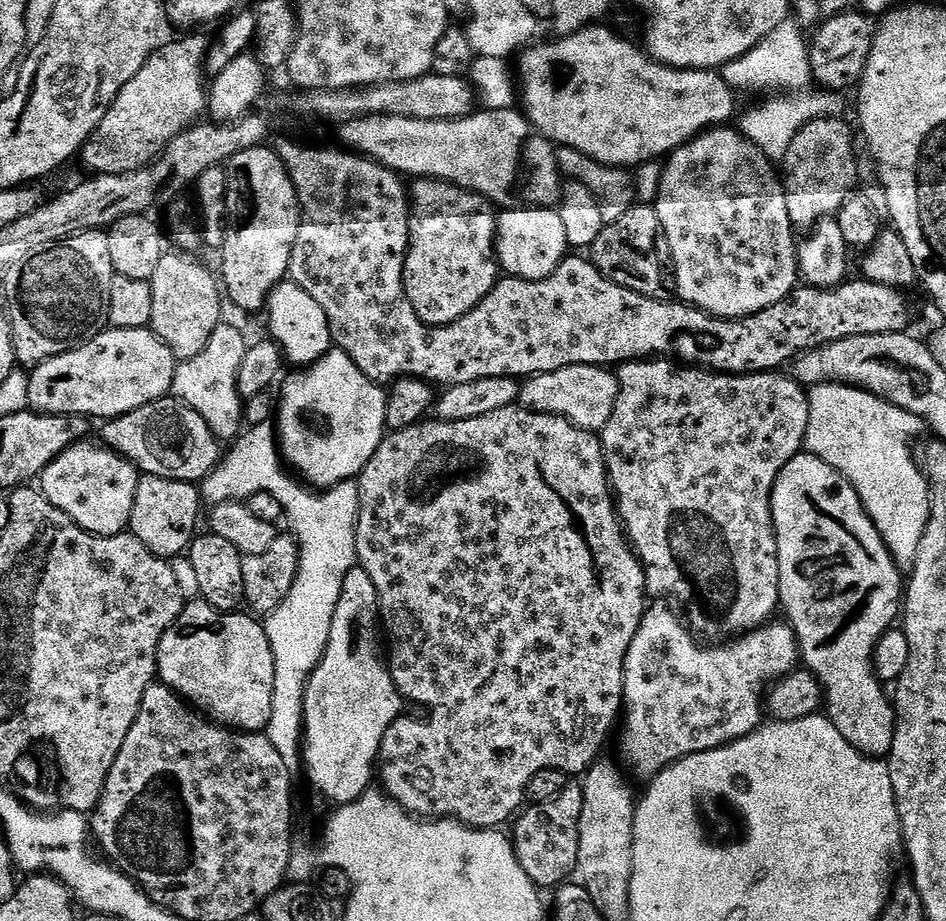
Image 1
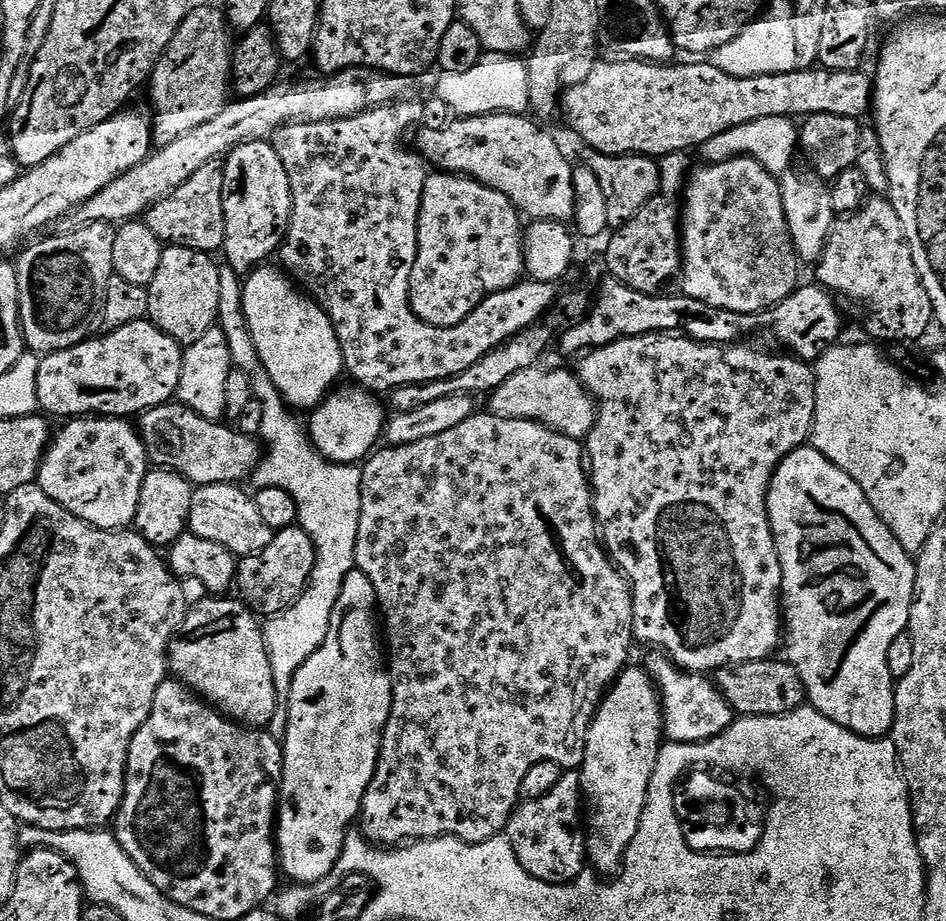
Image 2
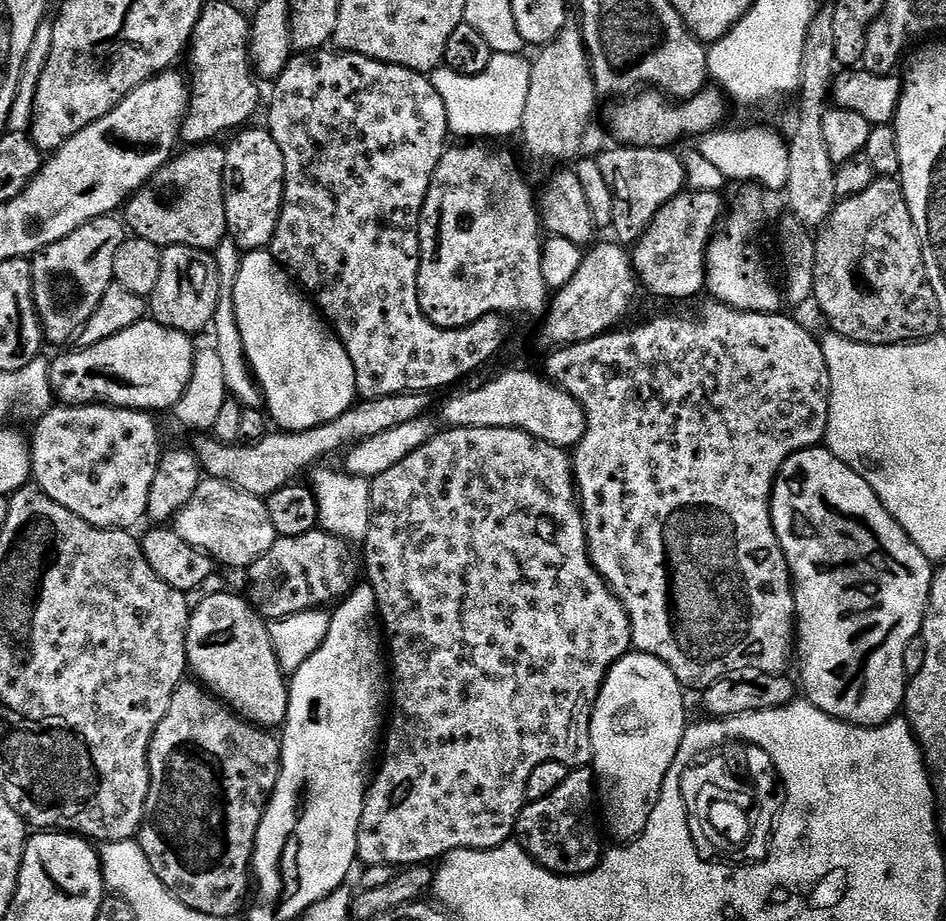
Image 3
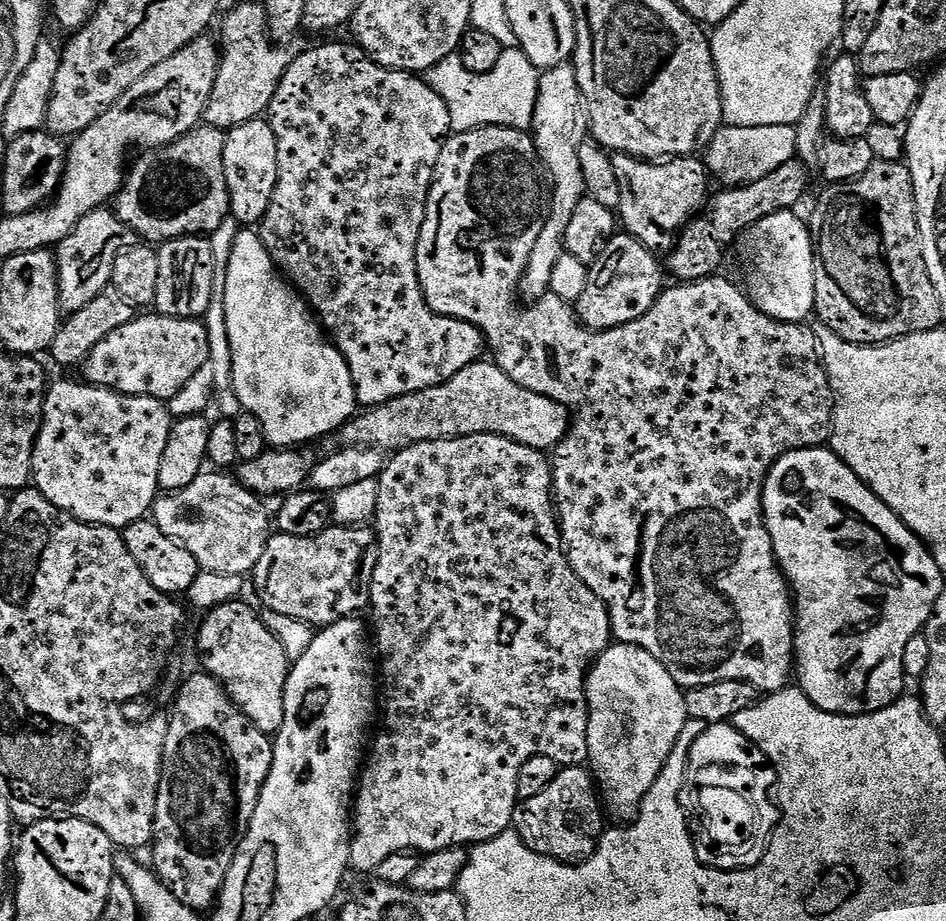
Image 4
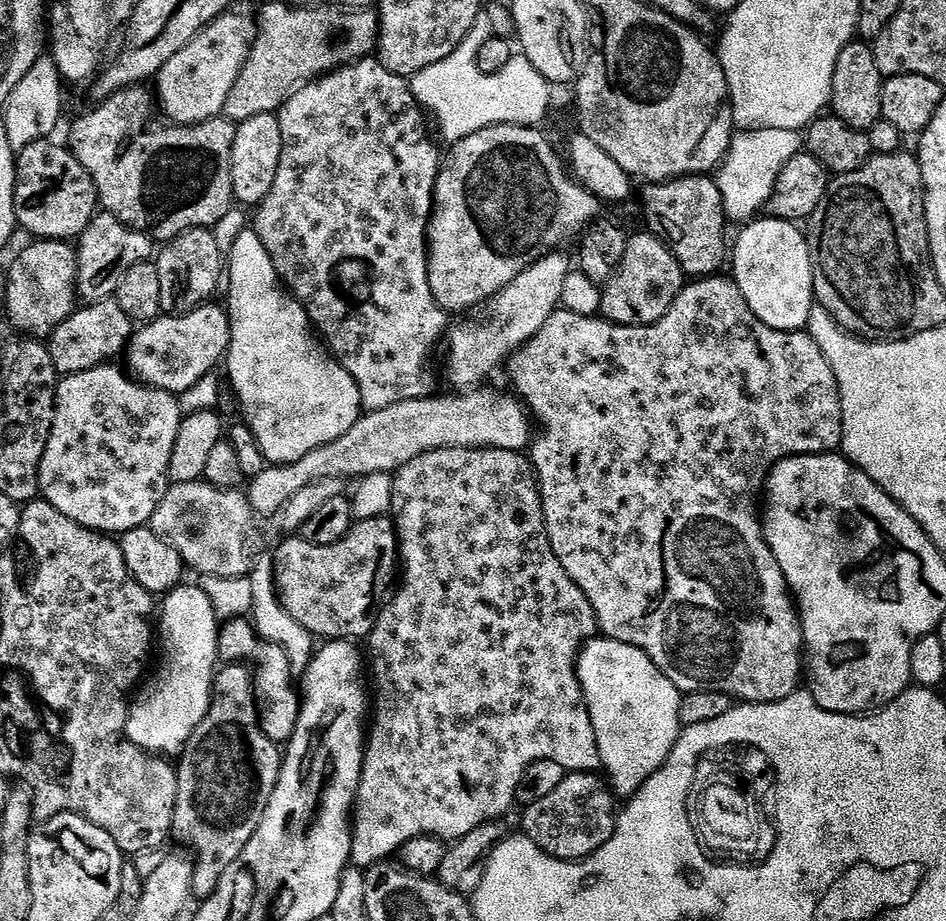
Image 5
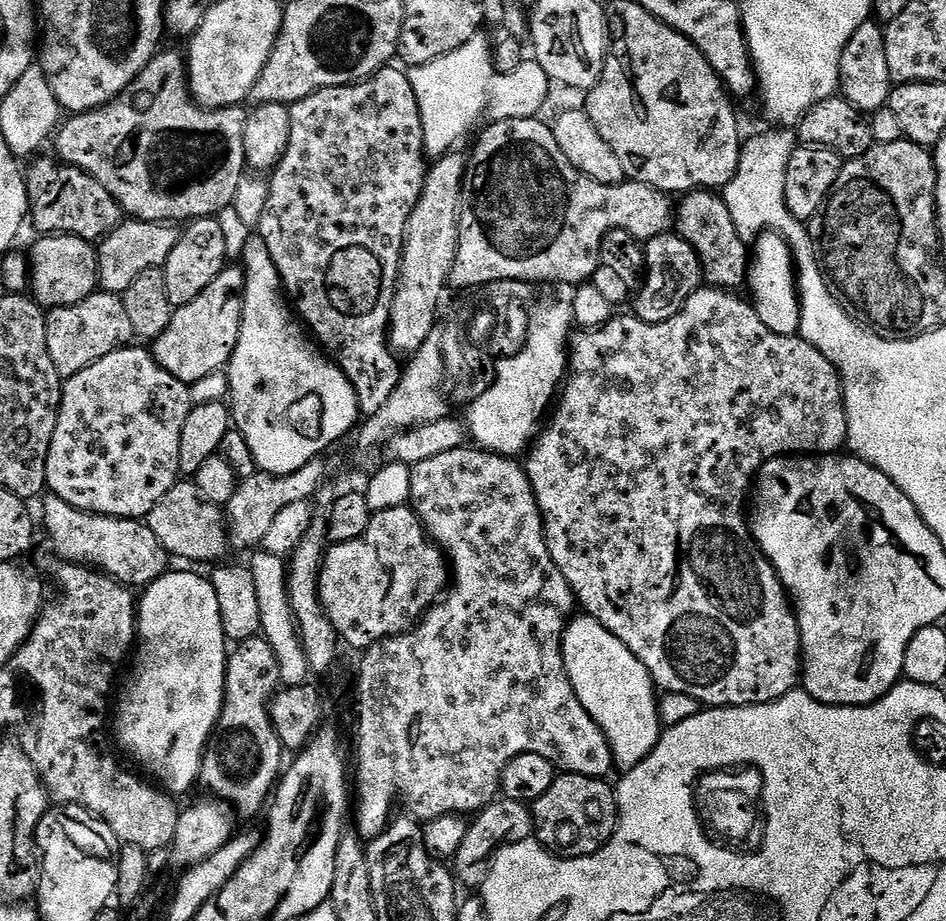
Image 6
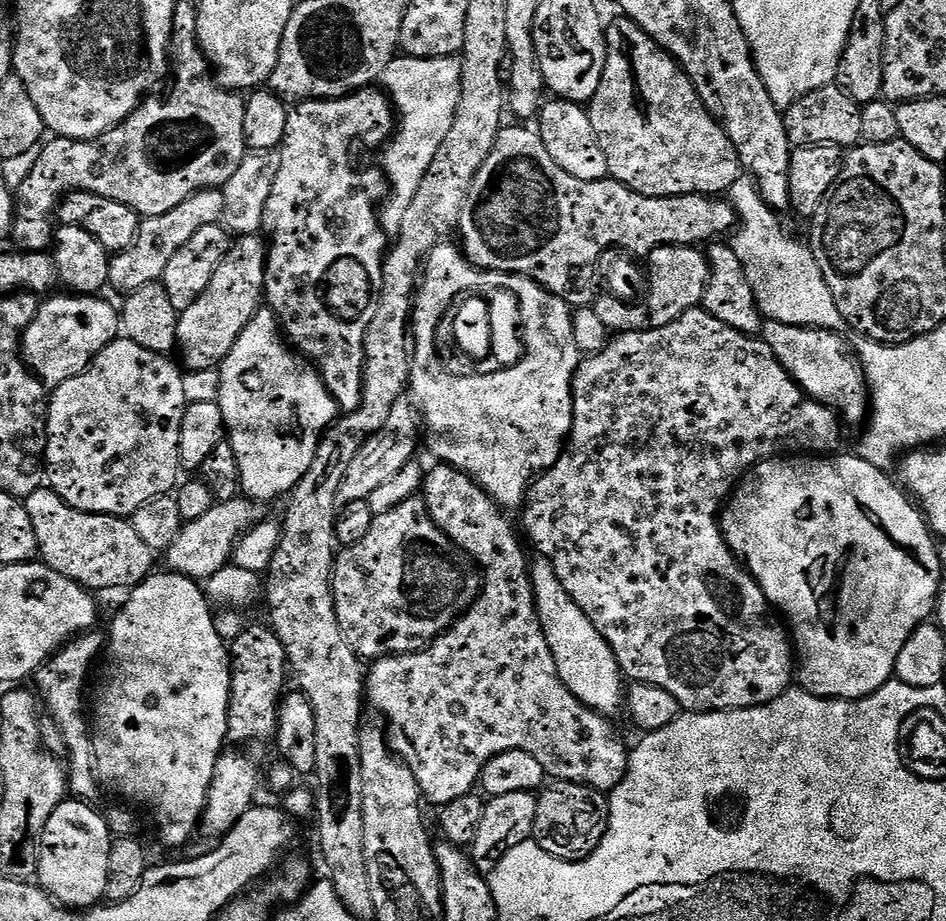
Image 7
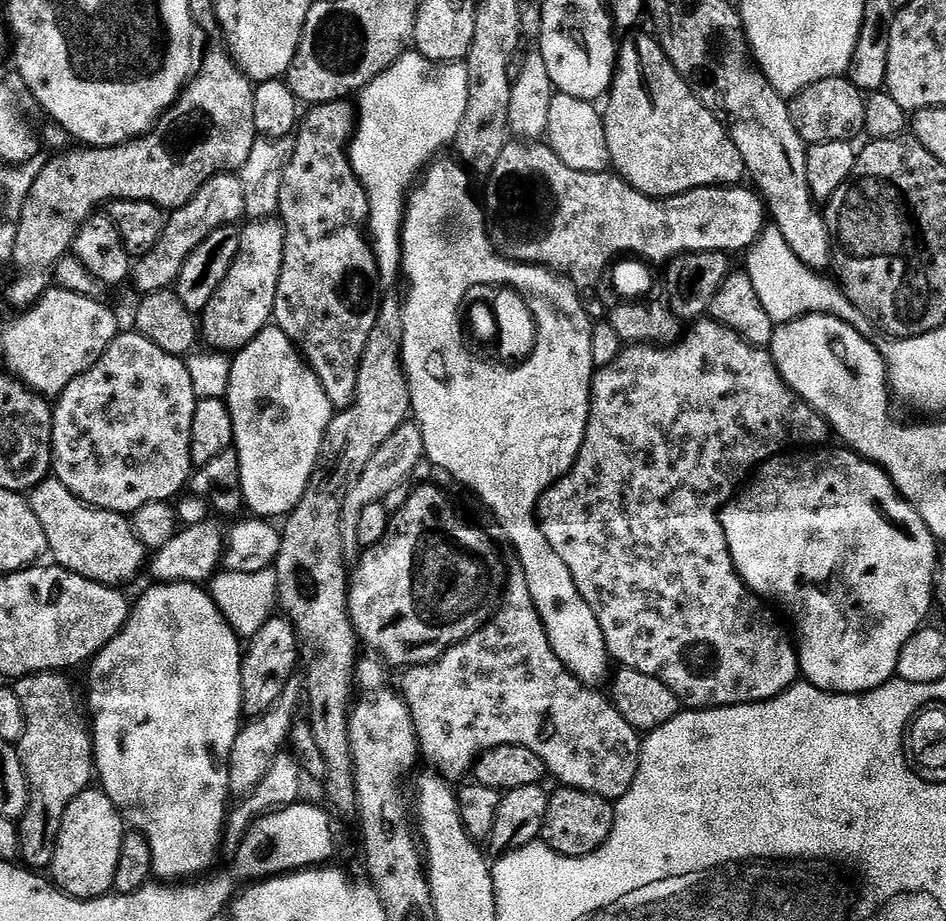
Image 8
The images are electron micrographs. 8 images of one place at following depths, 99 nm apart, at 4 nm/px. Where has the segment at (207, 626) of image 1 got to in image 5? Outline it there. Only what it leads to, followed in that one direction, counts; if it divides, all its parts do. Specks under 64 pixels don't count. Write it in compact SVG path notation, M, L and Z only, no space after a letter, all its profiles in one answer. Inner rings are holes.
M248 618L229 619L220 629L220 637L216 642L218 656L224 662L243 662L254 669L254 687L256 699L259 701L260 725L274 743L281 746L291 741L294 730L298 726L301 693L292 685L294 675L291 672L290 659L286 650L280 645L272 644L256 632L253 622Z

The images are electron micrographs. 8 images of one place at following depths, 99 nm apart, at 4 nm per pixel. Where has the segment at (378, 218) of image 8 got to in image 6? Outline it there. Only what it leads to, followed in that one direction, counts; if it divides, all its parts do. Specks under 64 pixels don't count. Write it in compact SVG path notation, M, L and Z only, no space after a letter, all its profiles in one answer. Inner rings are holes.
M484 34L470 38L458 50L438 58L434 62L417 64L408 72L408 81L416 95L418 110L424 127L425 153L443 154L453 151L456 144L476 123L488 108L488 120L527 120L535 117L548 96L550 81L546 70L535 59L523 61L513 73L495 72L493 45Z

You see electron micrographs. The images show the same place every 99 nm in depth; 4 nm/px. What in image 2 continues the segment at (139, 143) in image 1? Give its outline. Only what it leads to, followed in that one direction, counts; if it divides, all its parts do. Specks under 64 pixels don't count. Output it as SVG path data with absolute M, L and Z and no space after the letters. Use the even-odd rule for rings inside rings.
M193 7L152 69L147 85L152 108L156 111L154 140L157 145L174 142L174 138L198 130L198 126L222 114L222 110L230 103L228 92L230 96L234 88L233 51L234 32L228 27L227 15L221 9L219 12L216 8Z

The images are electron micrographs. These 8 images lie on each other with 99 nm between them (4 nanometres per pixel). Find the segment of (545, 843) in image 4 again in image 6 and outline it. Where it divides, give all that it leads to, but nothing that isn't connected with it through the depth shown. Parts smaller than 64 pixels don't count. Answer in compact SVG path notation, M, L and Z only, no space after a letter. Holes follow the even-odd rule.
M557 775L550 790L531 805L535 839L561 858L593 856L616 833L616 793L608 782L595 776Z

